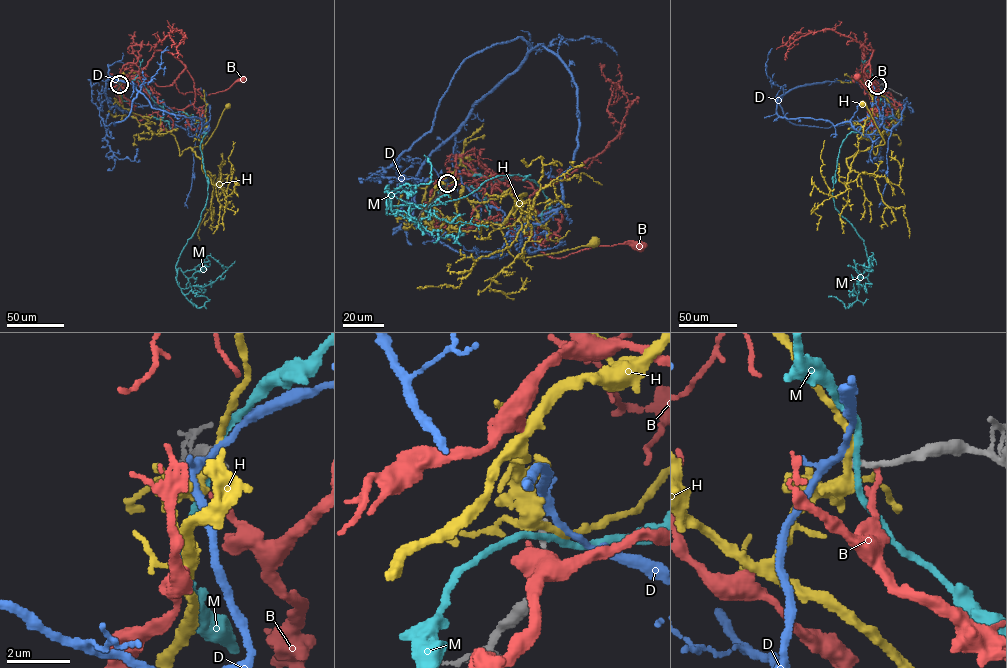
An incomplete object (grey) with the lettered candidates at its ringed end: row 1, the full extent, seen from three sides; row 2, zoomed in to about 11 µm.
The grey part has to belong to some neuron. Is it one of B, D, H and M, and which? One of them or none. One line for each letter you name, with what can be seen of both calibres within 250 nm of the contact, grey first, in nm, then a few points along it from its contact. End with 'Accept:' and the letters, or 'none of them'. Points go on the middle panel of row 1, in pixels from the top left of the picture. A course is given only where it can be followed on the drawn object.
D: 180 nm thick on the grey side, 240 nm on the other; it runs (446, 182), (427, 156), (542, 44), (576, 88), (577, 149), (562, 205), (518, 231), (529, 252), (563, 238)
Accept: D

